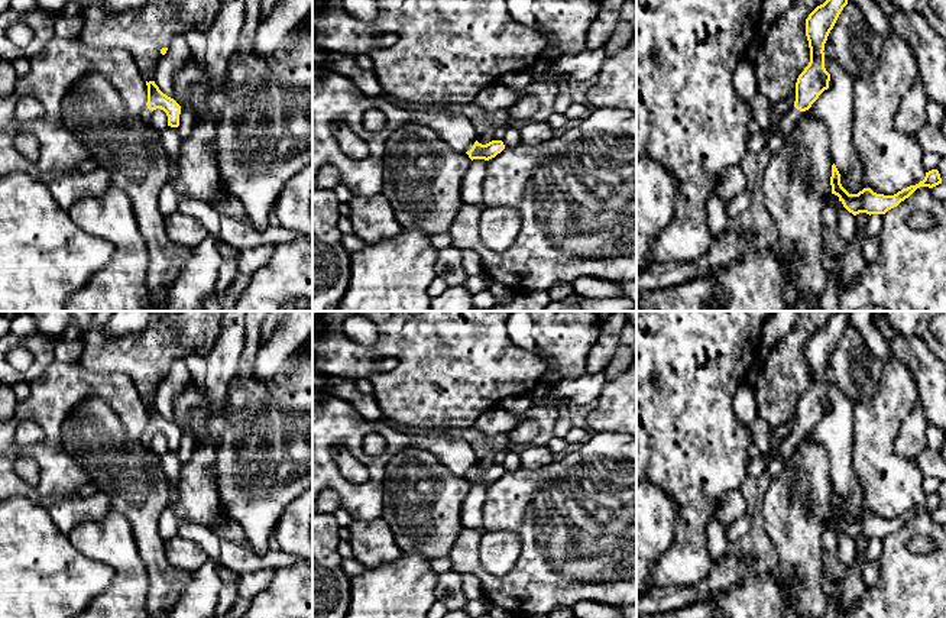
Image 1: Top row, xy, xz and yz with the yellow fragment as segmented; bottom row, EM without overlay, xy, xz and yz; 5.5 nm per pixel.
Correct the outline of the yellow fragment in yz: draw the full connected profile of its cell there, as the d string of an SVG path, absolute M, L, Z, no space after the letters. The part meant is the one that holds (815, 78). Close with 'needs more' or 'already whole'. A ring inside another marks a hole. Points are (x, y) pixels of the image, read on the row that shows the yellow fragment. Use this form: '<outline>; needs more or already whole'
M826 0L806 19L806 36L810 48L810 62L796 82L794 107L784 114L777 129L761 129L748 137L748 151L758 153L774 135L787 137L806 110L829 88L830 74L824 68L824 43L848 0Z; needs more

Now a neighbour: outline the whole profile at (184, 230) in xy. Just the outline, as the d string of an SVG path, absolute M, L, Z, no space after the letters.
M179 211L165 217L165 229L175 245L187 249L195 249L210 234L201 221Z

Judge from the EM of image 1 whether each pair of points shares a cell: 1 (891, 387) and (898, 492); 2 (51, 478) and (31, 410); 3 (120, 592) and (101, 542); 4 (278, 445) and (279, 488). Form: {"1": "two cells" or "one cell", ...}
{"1": "one cell", "2": "one cell", "3": "one cell", "4": "one cell"}

